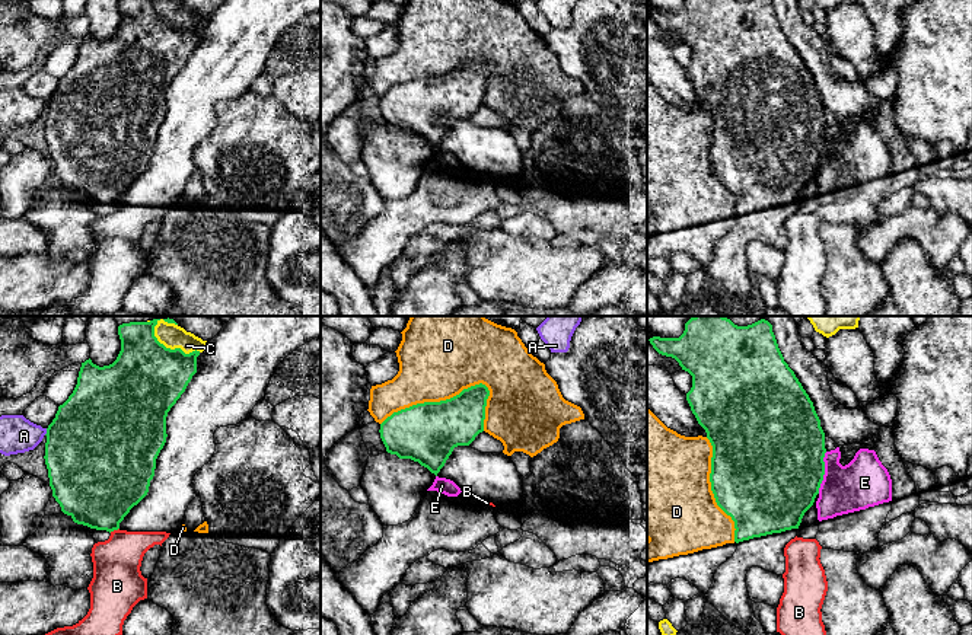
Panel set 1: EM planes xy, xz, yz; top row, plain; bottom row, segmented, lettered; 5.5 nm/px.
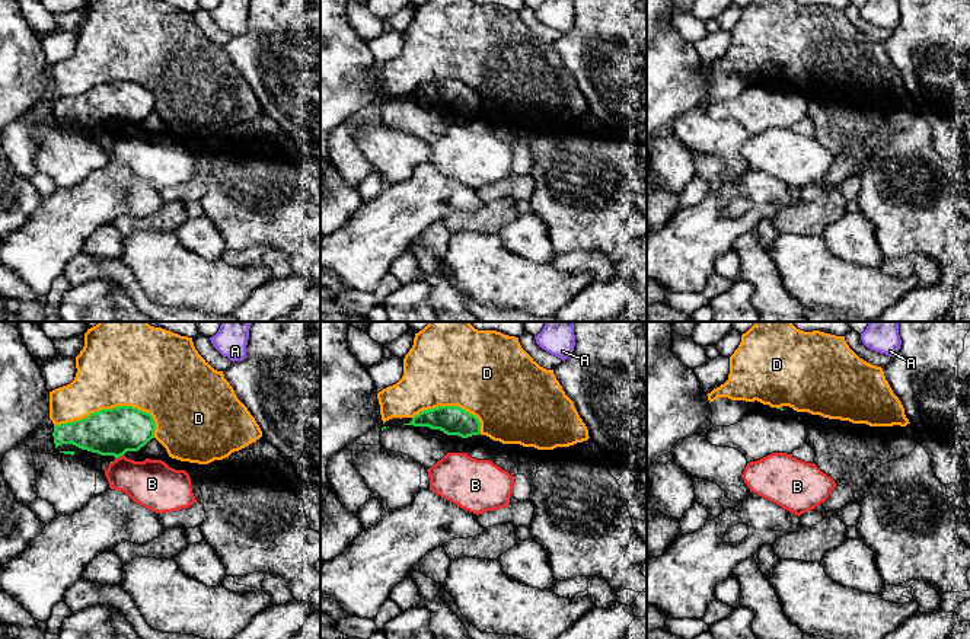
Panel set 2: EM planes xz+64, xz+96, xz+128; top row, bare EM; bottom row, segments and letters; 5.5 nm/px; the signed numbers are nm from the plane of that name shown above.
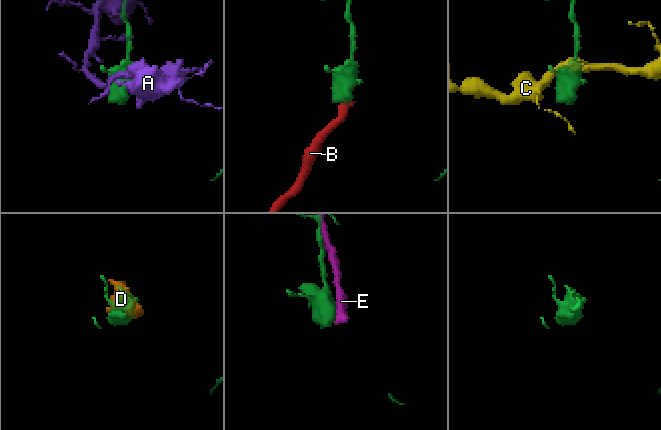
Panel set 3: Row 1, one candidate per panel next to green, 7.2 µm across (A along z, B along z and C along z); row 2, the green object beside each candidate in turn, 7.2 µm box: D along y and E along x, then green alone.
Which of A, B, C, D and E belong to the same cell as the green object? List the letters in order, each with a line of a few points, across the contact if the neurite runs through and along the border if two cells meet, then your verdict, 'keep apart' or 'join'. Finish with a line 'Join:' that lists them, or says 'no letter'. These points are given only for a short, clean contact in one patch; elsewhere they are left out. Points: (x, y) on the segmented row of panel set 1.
A: keep apart
B: line xy (118, 527), (110, 532); keep apart
C: keep apart
D: keep apart
E: keep apart
Join: no letter

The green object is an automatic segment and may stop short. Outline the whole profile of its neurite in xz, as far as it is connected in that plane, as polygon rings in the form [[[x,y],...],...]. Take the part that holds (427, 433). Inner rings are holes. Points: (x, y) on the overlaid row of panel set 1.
[[[479,383],[463,389],[450,399],[417,403],[393,412],[380,424],[379,430],[386,451],[399,459],[418,462],[437,476],[455,447],[469,446],[484,431],[488,396],[488,387]]]

